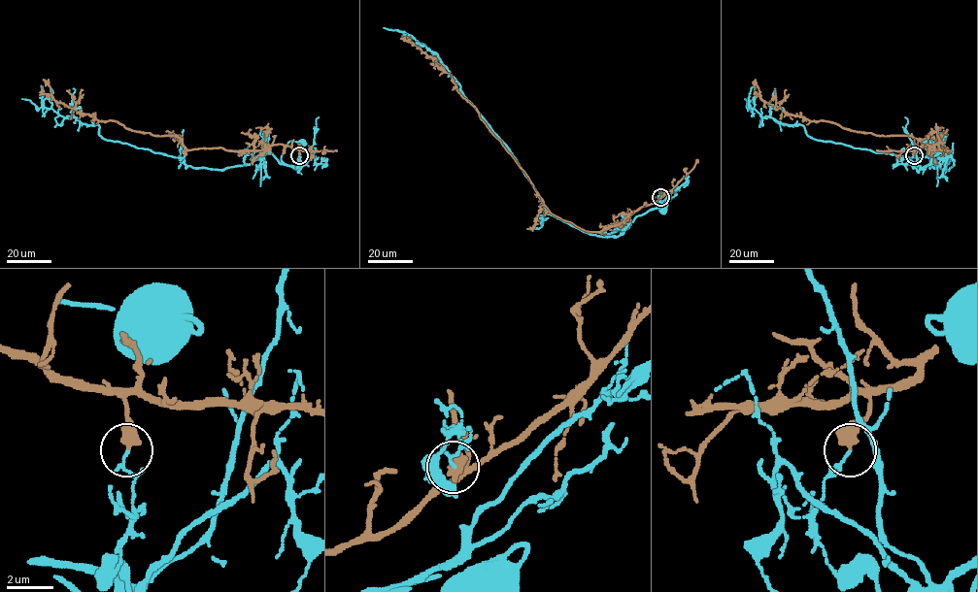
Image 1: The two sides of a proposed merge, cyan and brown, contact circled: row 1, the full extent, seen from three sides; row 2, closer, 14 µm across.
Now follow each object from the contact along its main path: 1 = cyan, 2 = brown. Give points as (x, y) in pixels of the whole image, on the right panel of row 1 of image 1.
1: (913, 155), (919, 170), (939, 152), (954, 165), (817, 140), (802, 125), (762, 117), (744, 98)
2: (913, 155), (924, 144), (948, 150), (927, 149), (912, 136), (878, 136), (787, 114), (760, 98), (756, 79)

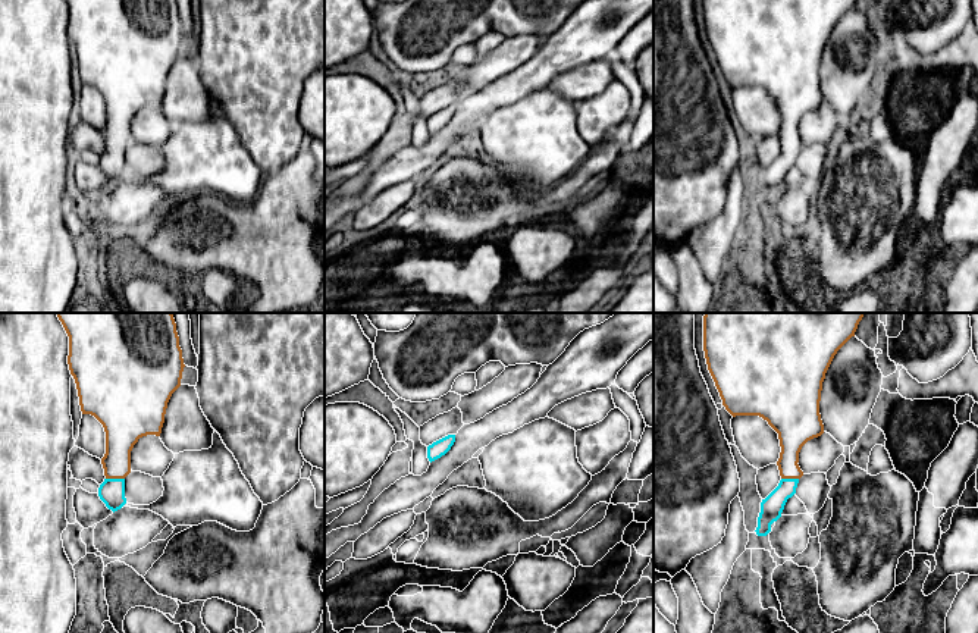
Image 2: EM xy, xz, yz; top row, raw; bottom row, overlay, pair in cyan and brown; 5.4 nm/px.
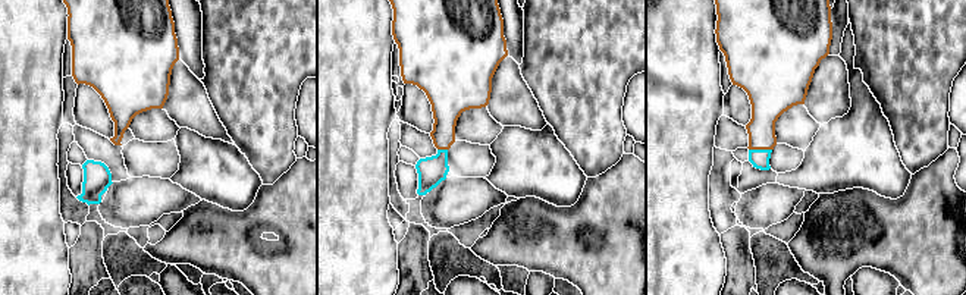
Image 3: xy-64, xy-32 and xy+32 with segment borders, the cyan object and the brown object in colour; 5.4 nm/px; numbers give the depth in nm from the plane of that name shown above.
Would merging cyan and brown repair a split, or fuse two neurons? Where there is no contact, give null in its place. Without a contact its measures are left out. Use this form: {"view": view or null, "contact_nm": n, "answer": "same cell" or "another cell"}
{"view": "xy", "contact_nm": 100, "answer": "another cell"}

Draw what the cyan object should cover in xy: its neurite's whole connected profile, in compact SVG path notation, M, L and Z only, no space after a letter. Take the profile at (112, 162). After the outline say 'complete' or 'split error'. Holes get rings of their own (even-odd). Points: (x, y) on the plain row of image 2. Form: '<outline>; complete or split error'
M104 150L98 159L98 167L113 184L126 175L125 150Z; complete

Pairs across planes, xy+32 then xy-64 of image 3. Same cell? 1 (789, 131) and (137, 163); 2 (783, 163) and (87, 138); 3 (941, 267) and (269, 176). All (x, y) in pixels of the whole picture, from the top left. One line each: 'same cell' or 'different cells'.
1: different cells
2: different cells
3: different cells

